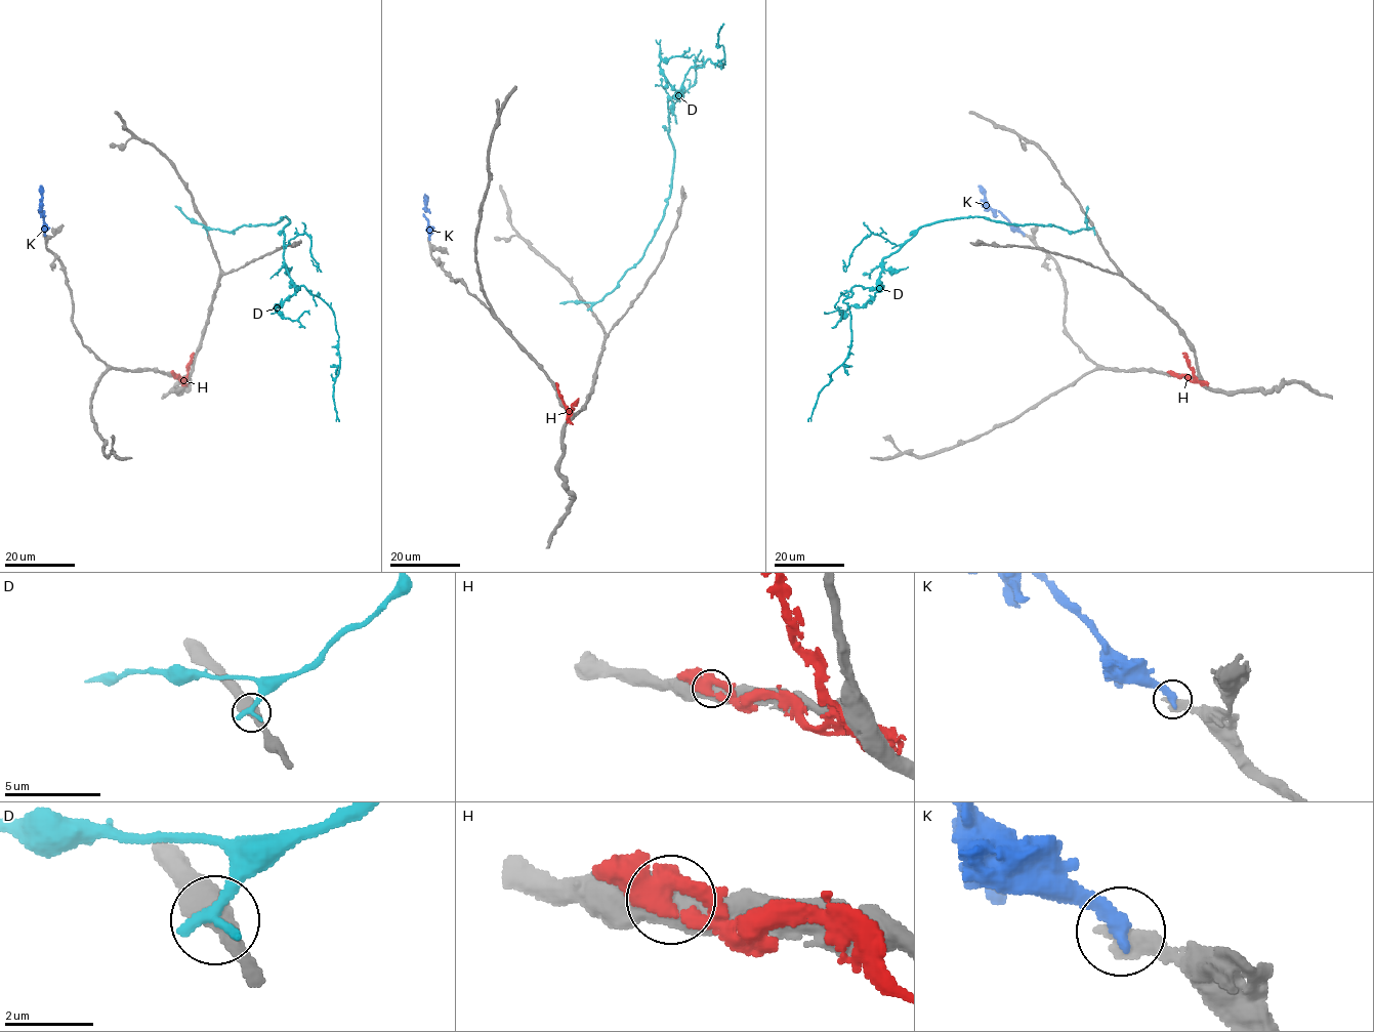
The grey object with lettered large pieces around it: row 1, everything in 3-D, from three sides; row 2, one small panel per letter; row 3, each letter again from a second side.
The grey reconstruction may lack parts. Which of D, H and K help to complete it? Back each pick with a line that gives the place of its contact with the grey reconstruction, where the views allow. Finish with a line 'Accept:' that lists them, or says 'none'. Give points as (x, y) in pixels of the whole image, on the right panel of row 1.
Accept: none

